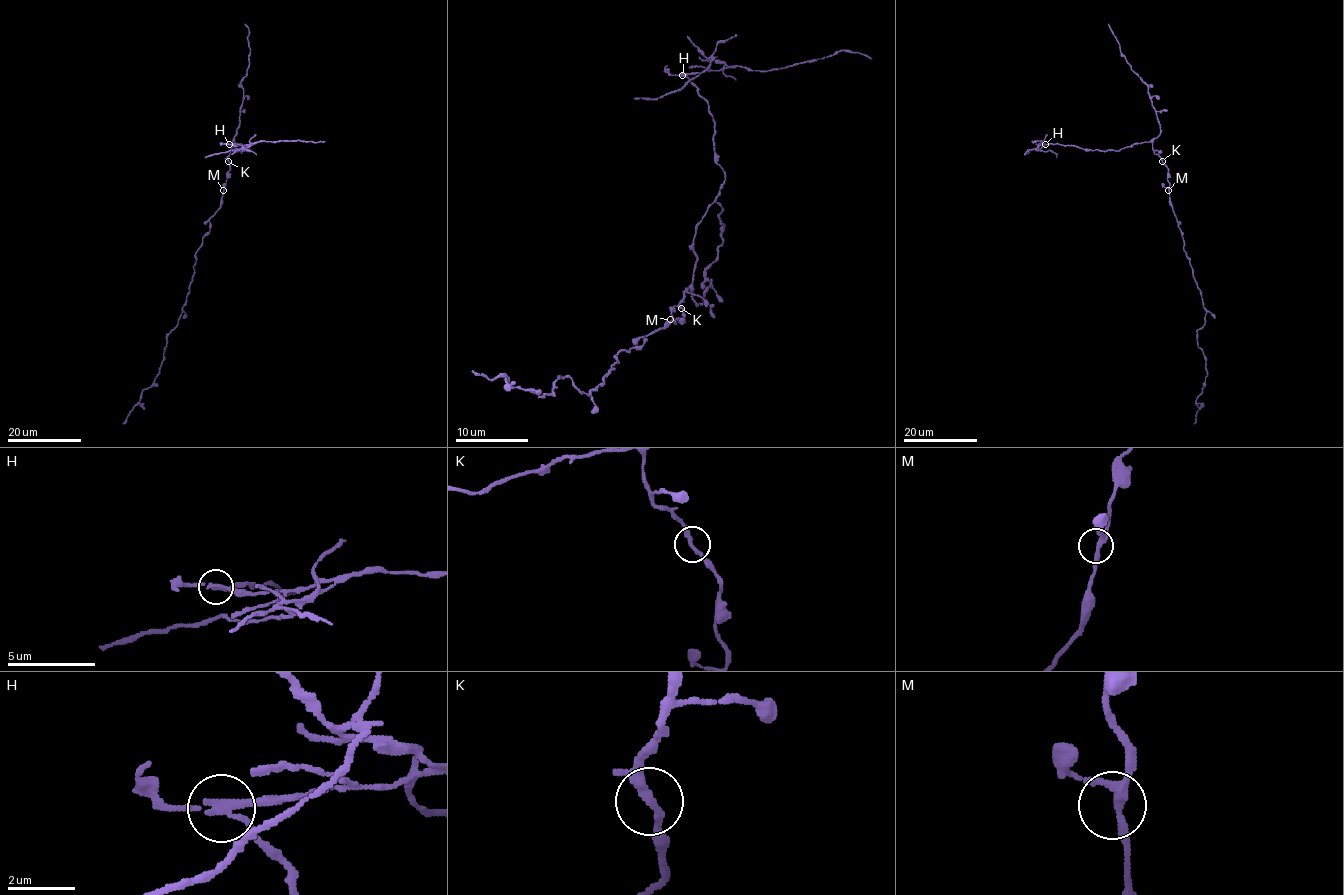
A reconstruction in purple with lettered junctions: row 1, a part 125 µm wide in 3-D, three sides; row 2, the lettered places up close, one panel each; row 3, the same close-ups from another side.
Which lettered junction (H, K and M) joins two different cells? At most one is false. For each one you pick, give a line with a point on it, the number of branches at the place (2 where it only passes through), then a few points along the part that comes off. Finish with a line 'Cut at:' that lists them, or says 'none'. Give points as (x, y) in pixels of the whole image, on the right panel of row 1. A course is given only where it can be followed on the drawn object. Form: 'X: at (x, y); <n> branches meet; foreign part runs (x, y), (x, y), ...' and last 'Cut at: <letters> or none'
H: at (1045, 144); 3 branches meet
Cut at: H

